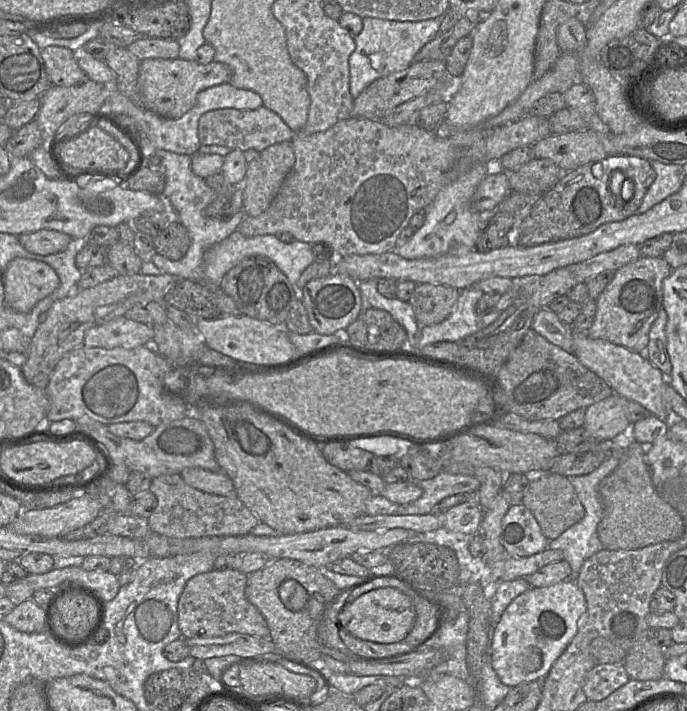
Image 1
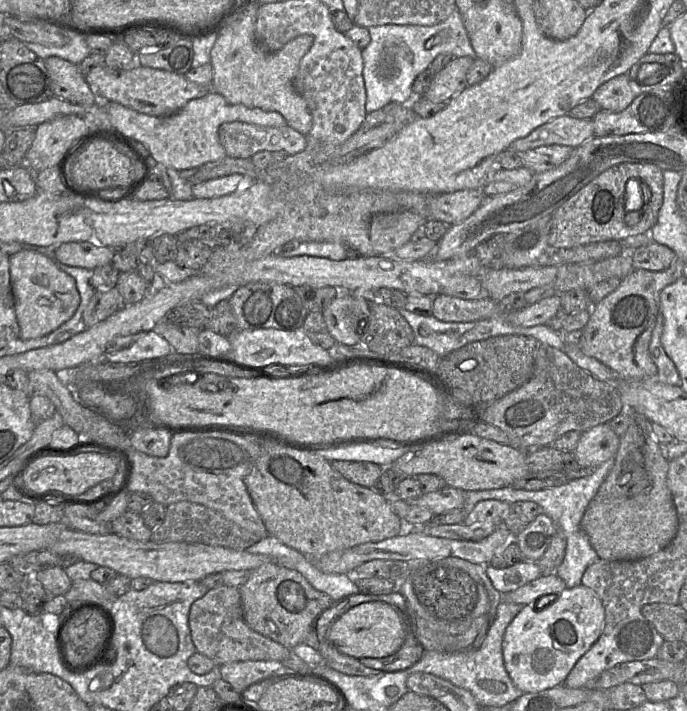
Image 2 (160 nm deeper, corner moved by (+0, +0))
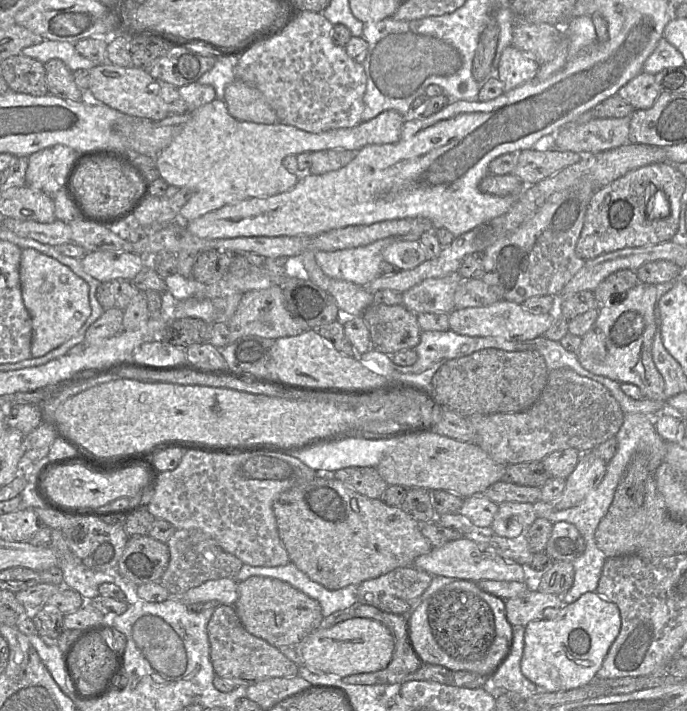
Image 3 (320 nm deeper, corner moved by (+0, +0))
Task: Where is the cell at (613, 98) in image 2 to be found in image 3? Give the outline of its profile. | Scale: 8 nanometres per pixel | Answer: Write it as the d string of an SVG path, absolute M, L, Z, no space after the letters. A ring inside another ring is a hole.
M641 72L621 87L617 96L628 102L634 110L646 110L654 105L660 94L661 89L654 75Z

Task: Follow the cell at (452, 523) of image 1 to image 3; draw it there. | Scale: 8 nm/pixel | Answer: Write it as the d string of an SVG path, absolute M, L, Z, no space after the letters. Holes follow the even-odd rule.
M503 502L498 504L490 530L506 538L525 537L525 532L537 517L531 503Z

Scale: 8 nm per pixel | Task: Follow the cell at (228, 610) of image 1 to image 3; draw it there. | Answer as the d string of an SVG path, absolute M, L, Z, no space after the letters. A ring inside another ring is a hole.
M218 604L207 625L210 658L216 675L231 680L237 687L276 677L295 677L299 666L282 651L265 640L249 633L241 623L235 606Z

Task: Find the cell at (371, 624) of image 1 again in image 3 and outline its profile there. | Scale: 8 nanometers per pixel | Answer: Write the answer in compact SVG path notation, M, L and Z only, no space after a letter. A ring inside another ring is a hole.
M354 617L331 626L318 628L295 645L299 665L315 673L345 677L385 669L394 652L394 638L382 622L365 617Z

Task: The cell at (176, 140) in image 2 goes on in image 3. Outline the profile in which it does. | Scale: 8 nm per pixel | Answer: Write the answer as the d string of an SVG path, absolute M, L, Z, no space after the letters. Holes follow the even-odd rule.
M217 98L186 114L188 120L179 134L156 157L156 167L160 177L168 185L192 191L190 200L178 214L178 222L183 223L188 223L226 205L236 204L249 198L267 198L292 189L299 178L284 168L283 160L287 156L339 148L358 151L370 144L393 143L399 139L405 122L405 117L399 112L386 110L375 118L361 122L352 128L311 133L280 122L261 124L237 120L228 112L224 100Z

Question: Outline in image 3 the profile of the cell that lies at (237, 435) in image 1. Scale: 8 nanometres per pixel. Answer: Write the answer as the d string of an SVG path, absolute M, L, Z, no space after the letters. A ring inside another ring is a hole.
M318 474L313 479L282 493L273 504L280 539L290 560L311 580L329 590L377 578L396 568L413 567L415 559L429 553L433 546L421 533L416 520L400 507L389 506L382 498L369 498L333 477Z

